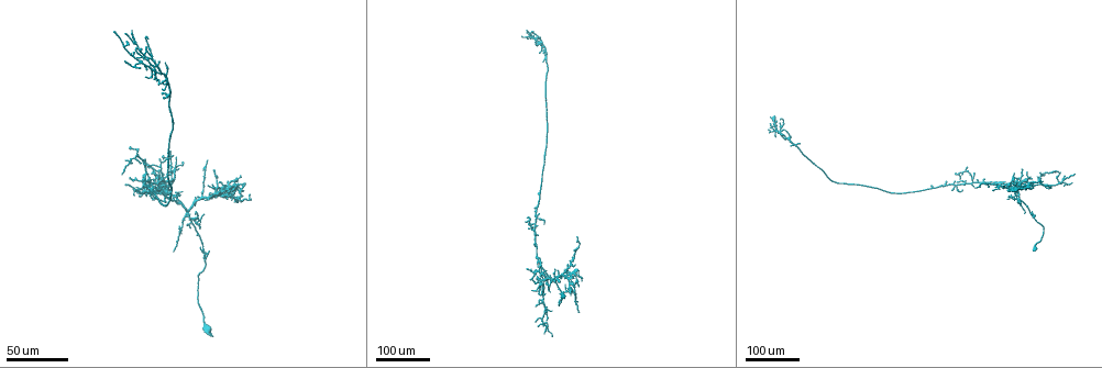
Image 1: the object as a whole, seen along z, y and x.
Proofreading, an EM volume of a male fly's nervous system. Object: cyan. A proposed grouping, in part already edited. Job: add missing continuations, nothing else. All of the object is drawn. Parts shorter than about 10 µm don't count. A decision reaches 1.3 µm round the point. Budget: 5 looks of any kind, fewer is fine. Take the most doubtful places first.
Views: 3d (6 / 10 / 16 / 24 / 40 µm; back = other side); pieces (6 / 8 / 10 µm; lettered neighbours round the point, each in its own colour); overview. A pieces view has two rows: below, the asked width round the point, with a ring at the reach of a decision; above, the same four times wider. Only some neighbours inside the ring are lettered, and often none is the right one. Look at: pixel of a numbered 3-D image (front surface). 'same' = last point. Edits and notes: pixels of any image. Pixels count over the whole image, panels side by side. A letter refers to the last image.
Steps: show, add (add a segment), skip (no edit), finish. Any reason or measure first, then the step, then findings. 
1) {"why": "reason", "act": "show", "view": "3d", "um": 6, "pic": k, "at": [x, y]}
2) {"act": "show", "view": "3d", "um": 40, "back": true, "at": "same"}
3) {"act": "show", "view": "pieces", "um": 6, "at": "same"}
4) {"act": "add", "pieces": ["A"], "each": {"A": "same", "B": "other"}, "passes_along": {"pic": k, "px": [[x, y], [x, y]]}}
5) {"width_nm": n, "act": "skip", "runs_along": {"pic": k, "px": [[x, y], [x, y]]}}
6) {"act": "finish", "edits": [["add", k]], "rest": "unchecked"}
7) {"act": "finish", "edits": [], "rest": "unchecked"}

{"why": "branch stops here", "act": "show", "view": "3d", "um": 24, "pic": 1, "at": [565, 279]}

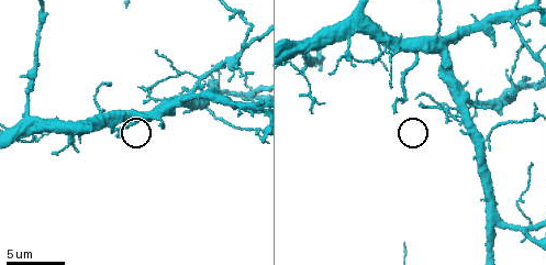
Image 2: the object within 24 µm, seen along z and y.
{"act": "show", "view": "pieces", "um": 10, "pic": 2, "at": [395, 110]}

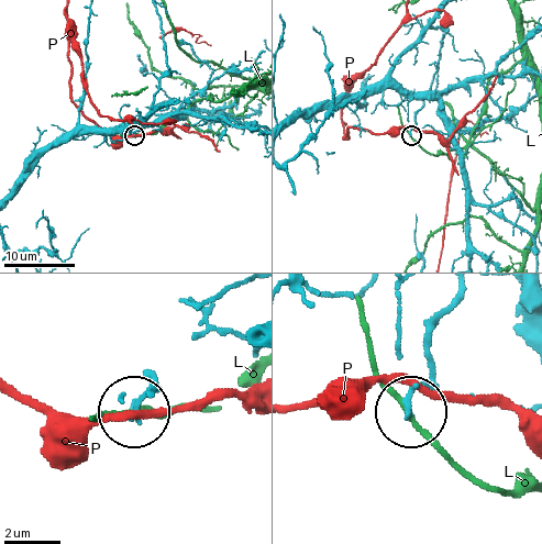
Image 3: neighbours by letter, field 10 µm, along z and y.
{"act": "skip", "each": {"L": "other", "P": "other"}, "found": "no lettered segment goes on from it"}

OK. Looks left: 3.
{"act": "show", "view": "3d", "um": 40, "pic": 1, "at": [146, 76]}

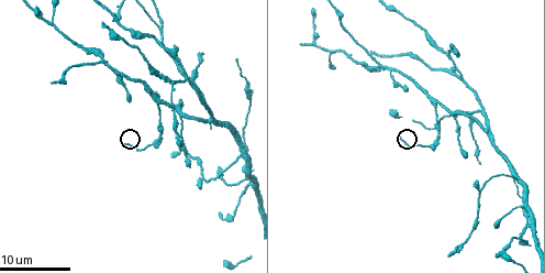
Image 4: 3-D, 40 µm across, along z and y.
{"act": "show", "view": "pieces", "um": 10, "pic": 4, "at": [399, 136]}

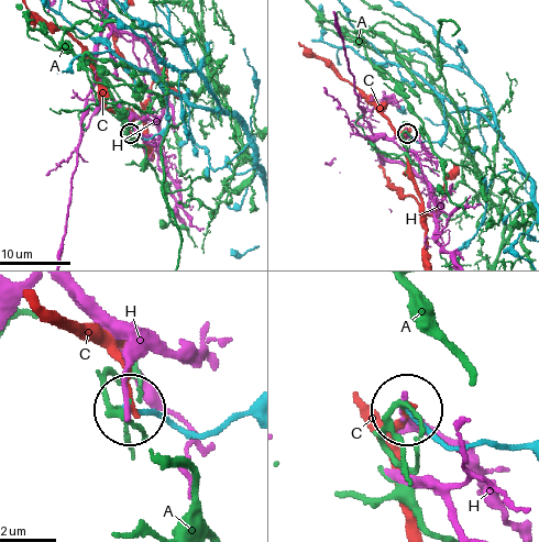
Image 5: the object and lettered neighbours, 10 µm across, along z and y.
{"act": "skip", "each": {"A": "other", "C": "other", "H": "other"}, "runs_along": {"pic": 5, "px": [[244, 412], [195, 437], [133, 410]]}, "found": "no lettered segment goes on from it"}

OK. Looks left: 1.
{"act": "finish", "edits": [], "rest": "unchecked"}

